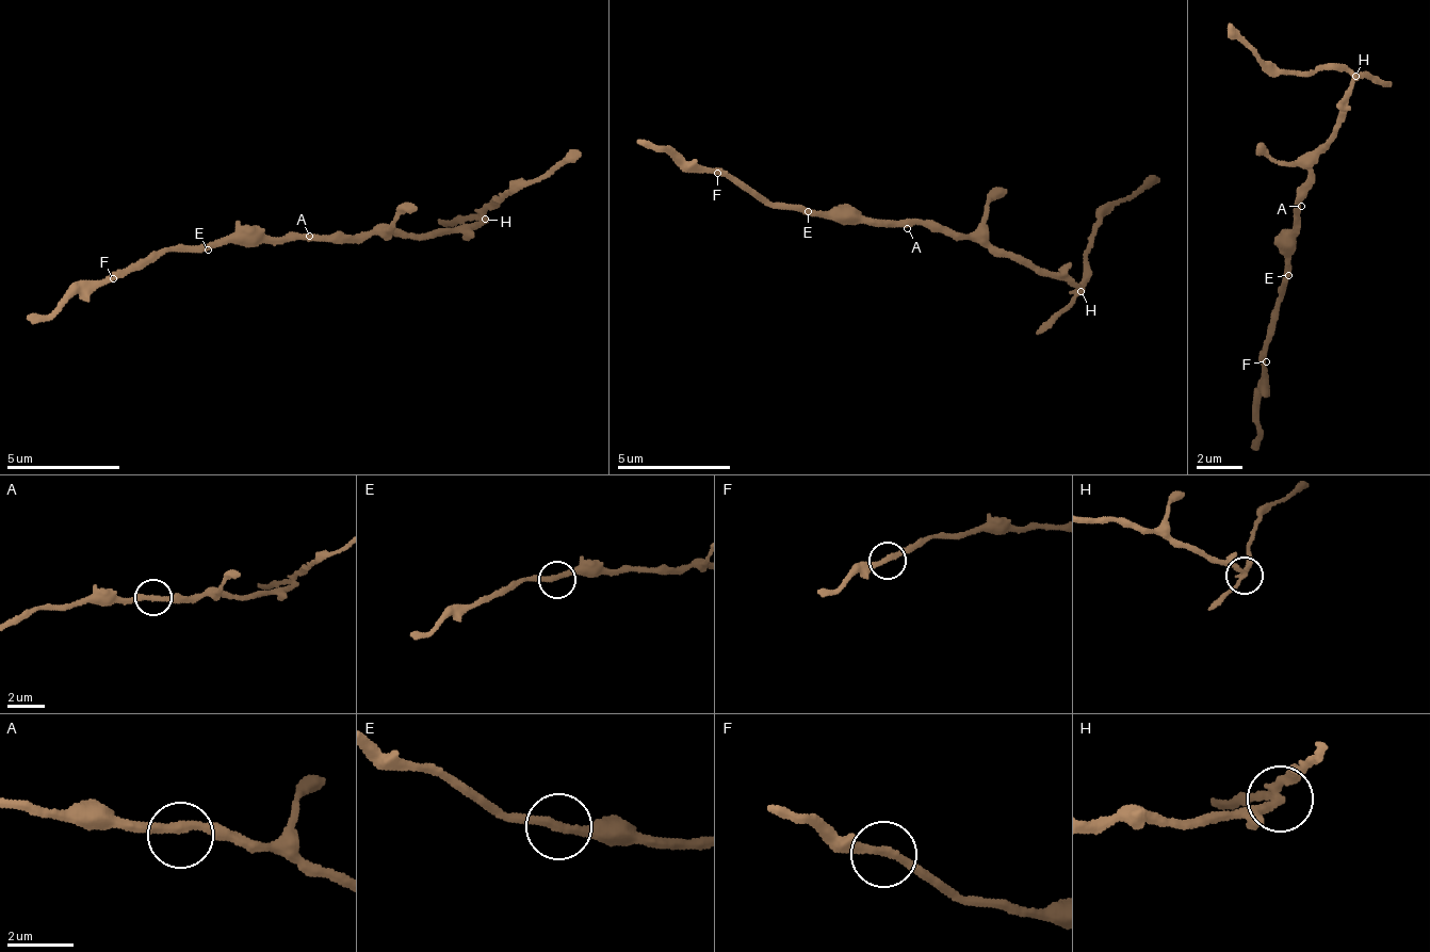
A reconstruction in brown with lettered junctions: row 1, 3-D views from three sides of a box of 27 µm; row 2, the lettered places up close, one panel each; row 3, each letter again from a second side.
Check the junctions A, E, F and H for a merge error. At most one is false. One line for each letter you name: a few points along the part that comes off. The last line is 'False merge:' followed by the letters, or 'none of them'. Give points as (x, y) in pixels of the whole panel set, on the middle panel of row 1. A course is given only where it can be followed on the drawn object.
H: (1082, 293), (1082, 261), (1094, 246), (1094, 226), (1160, 181)
False merge: H

